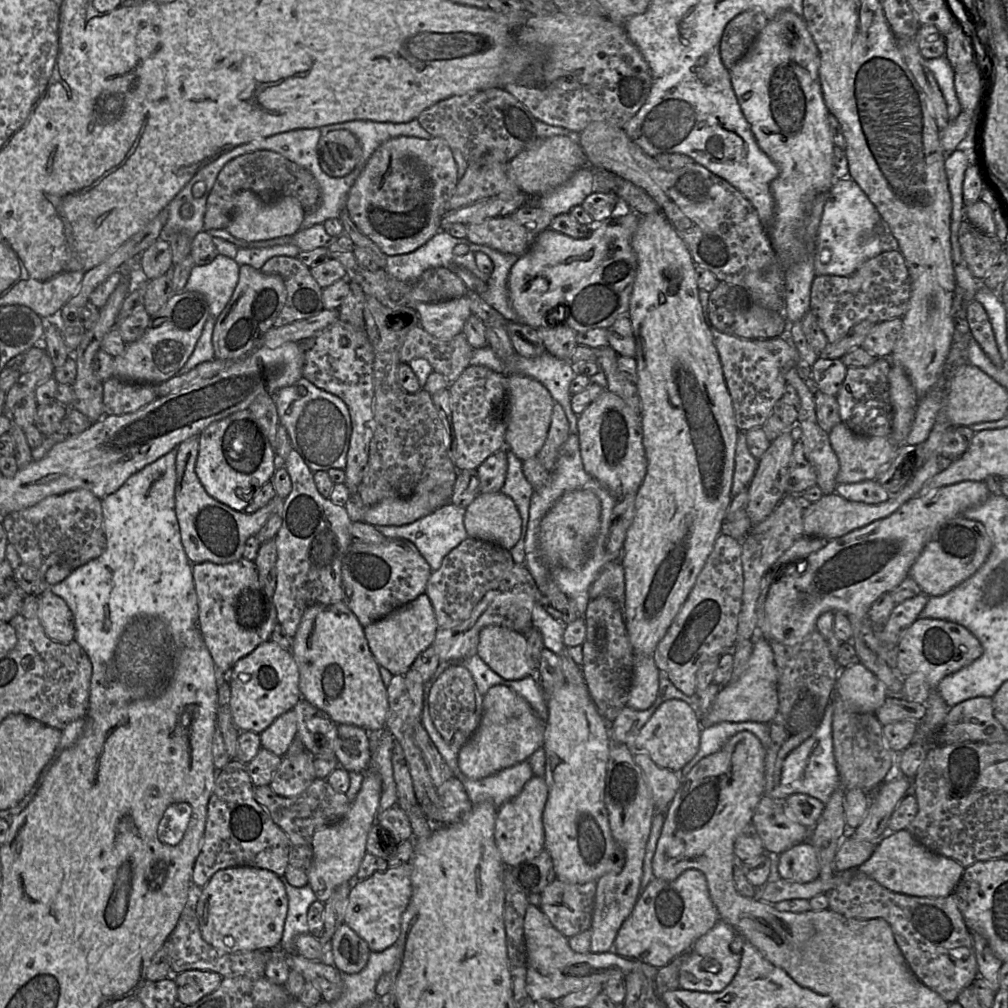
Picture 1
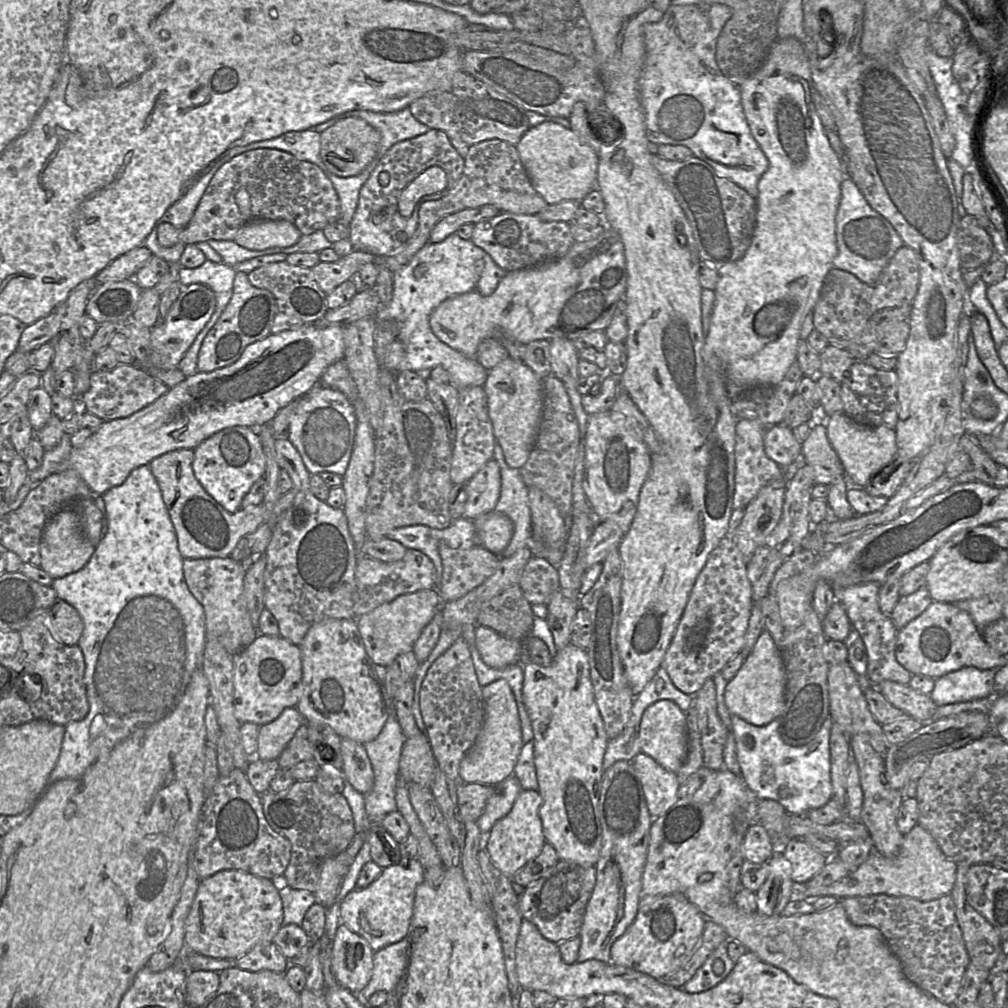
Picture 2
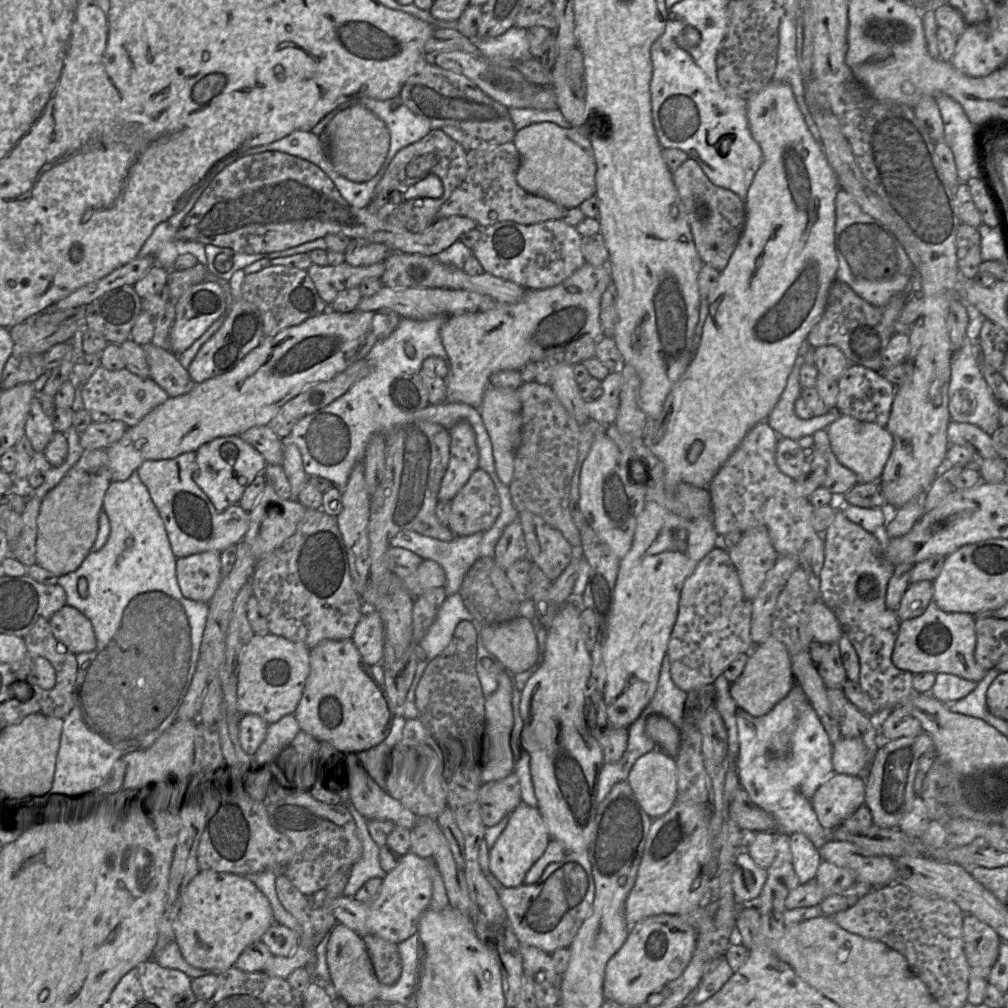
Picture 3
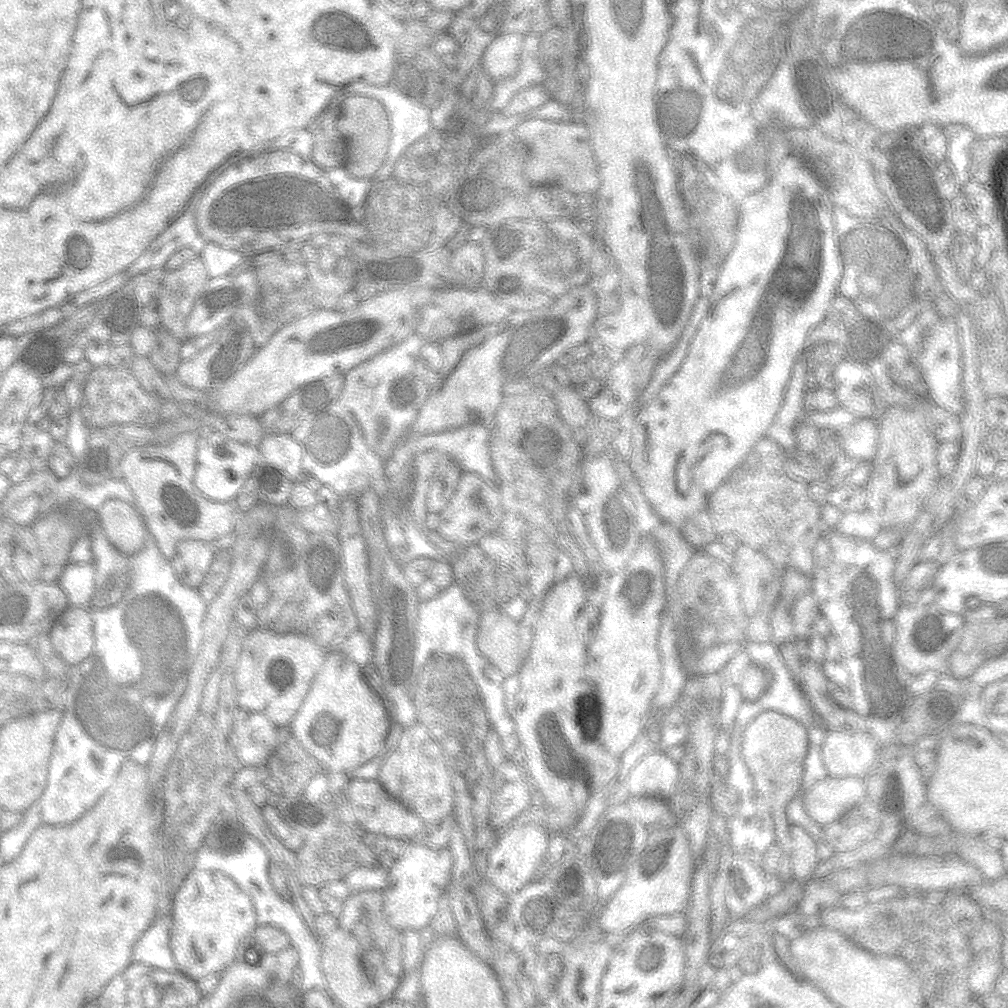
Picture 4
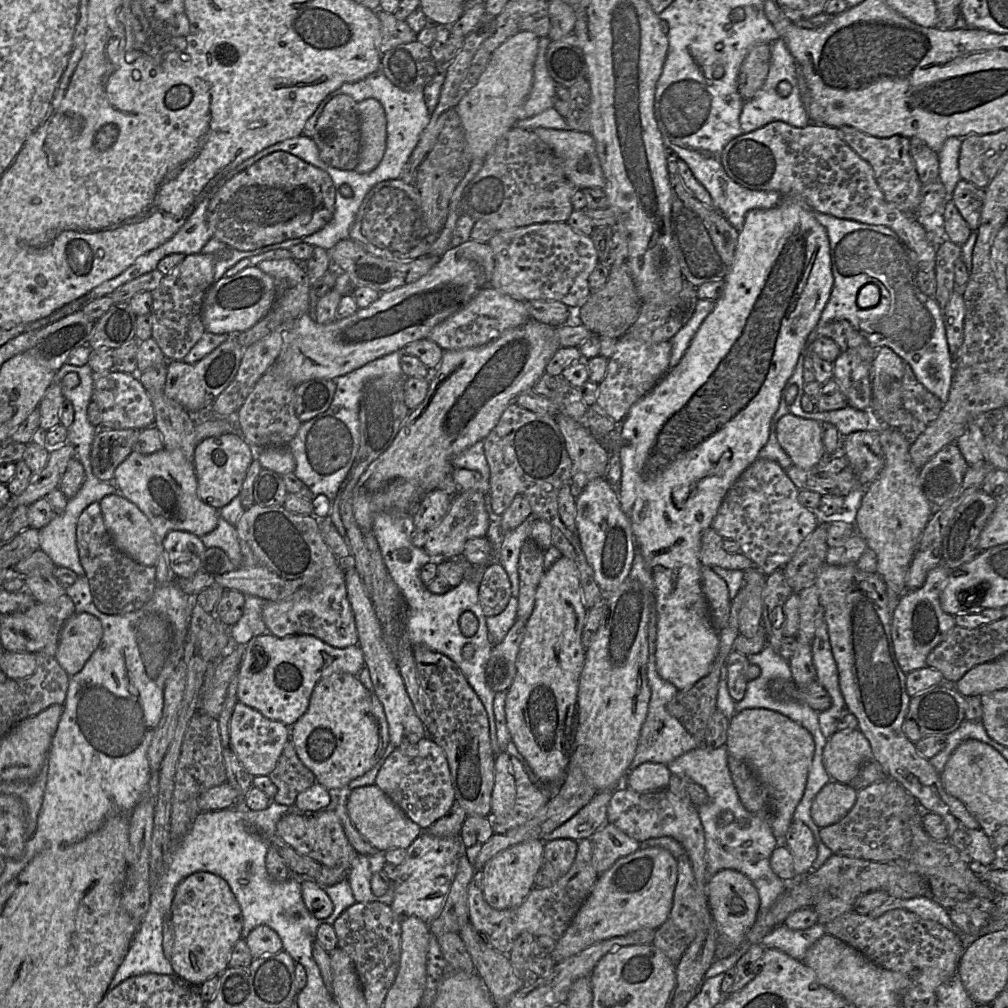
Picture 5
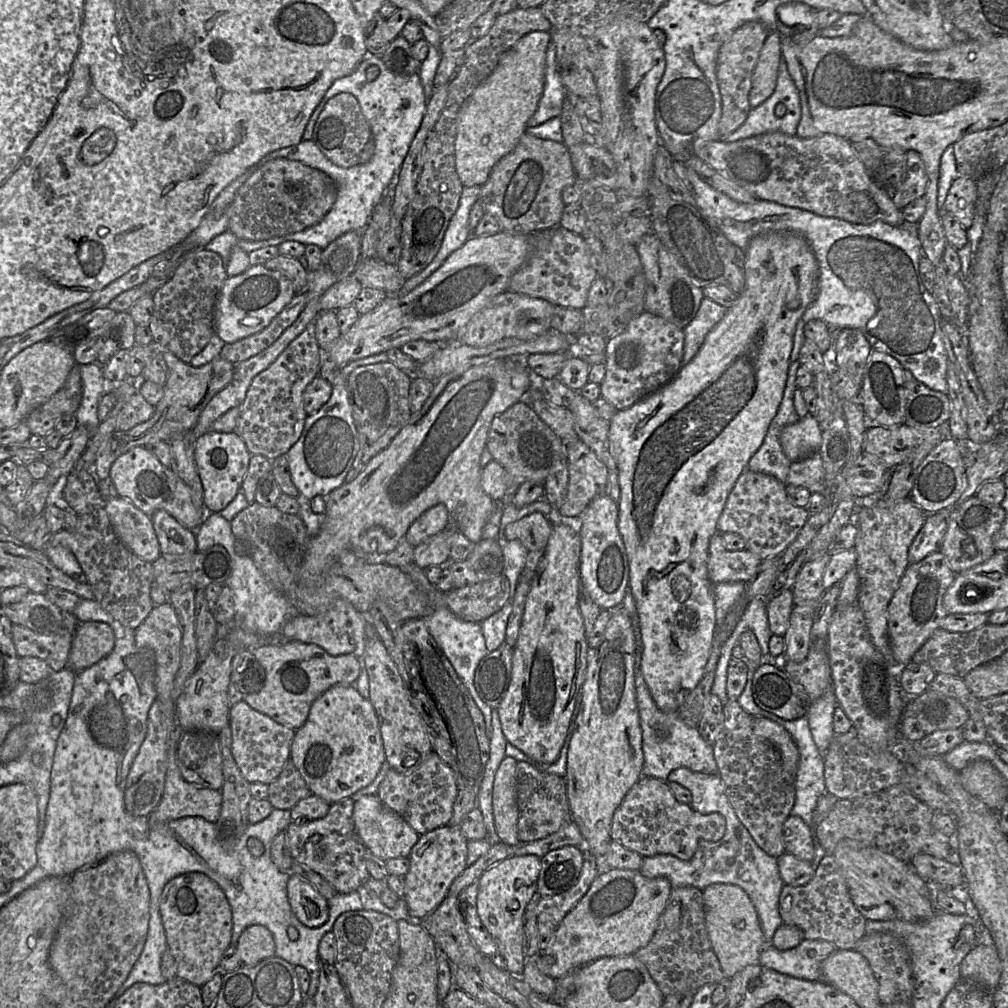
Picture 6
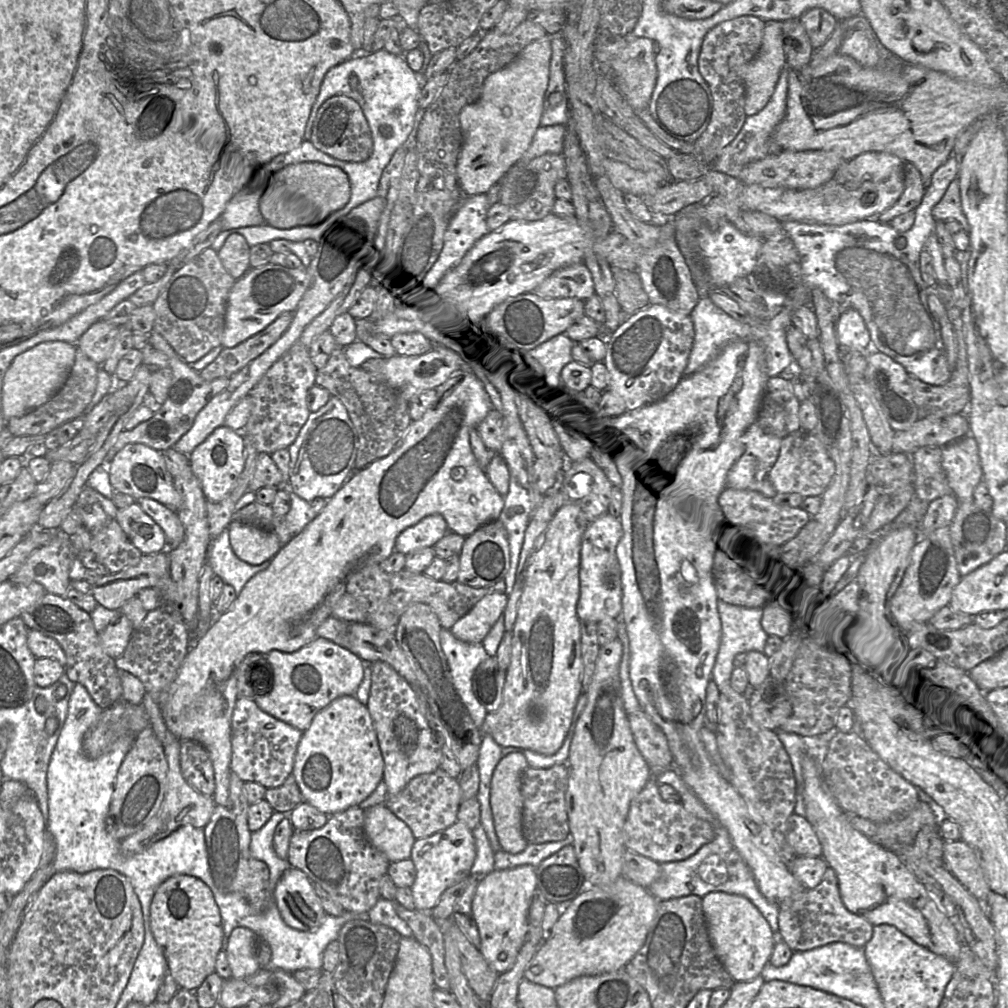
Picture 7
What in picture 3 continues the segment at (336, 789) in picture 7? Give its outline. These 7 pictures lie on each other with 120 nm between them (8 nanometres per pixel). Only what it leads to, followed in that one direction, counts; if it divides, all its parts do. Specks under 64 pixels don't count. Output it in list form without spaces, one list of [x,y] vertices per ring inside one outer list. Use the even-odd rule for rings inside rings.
[[[351,638],[324,640],[310,650],[310,672],[295,717],[302,732],[317,743],[330,745],[346,761],[357,761],[377,749],[390,735],[394,721],[392,704],[384,685],[377,681]]]

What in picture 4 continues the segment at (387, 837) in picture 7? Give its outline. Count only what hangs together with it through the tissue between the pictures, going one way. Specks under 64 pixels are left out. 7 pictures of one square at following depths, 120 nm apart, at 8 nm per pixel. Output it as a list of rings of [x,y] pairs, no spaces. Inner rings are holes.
[[[351,779],[349,796],[355,817],[366,832],[412,840],[424,827],[424,821],[394,799],[378,780]]]

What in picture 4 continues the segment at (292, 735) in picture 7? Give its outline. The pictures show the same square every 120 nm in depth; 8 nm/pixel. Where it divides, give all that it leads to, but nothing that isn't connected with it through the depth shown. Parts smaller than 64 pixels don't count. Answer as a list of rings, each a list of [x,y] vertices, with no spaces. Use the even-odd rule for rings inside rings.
[[[237,707],[232,746],[242,767],[267,767],[278,747],[278,727],[263,714]]]

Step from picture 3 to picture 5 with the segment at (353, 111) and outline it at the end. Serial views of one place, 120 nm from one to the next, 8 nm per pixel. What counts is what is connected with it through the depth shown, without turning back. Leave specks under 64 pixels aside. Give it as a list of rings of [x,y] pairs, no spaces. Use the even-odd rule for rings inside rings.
[[[367,98],[356,103],[360,120],[361,149],[356,168],[365,174],[375,169],[381,162],[386,149],[387,120],[381,103]]]

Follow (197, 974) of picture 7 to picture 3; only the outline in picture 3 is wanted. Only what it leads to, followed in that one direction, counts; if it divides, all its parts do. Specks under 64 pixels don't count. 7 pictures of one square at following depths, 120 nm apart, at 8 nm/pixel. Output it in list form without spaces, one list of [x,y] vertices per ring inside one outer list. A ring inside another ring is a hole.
[[[200,870],[184,891],[182,906],[173,923],[173,929],[175,941],[188,964],[201,970],[220,974],[235,966],[241,953],[250,944],[261,940],[263,934],[274,923],[269,900],[248,877],[212,870]]]

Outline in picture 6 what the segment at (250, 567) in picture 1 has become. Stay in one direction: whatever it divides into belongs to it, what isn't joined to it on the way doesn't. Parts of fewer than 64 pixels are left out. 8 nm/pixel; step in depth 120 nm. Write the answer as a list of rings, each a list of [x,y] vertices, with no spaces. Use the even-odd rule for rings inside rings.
[[[164,510],[156,511],[151,518],[160,544],[160,555],[184,555],[197,551],[195,531],[184,527]]]

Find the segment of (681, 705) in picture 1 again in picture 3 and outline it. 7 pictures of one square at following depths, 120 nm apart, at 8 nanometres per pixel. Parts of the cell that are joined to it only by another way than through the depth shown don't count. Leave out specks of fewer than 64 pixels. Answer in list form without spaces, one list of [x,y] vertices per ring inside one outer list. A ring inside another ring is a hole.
[[[652,714],[645,722],[647,736],[670,757],[676,759],[680,749],[680,729],[660,714]]]

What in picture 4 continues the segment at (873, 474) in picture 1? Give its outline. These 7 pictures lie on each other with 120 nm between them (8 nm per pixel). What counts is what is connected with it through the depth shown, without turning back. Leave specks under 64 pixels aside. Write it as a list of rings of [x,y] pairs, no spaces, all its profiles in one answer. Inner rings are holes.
[[[858,419],[839,431],[839,443],[848,456],[865,461],[874,459],[878,441],[877,420]]]

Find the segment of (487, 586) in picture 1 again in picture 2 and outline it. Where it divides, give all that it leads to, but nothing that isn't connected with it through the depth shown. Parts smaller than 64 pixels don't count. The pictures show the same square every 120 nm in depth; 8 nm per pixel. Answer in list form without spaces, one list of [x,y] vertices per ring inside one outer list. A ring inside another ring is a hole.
[[[446,543],[438,545],[443,573],[439,585],[435,586],[442,604],[457,600],[483,584],[493,575],[501,557],[483,545],[469,549],[452,549]]]

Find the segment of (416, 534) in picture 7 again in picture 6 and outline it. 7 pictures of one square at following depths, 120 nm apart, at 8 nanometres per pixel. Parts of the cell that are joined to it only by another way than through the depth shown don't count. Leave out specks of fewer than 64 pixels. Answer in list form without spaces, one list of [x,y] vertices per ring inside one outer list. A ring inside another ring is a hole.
[[[439,503],[426,510],[407,530],[404,539],[416,547],[450,525],[447,507]]]

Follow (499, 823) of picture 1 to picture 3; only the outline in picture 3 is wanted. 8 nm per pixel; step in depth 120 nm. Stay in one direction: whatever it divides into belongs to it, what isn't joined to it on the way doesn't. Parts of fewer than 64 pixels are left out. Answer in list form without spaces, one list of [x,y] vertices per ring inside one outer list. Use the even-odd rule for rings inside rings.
[[[520,803],[511,813],[507,826],[489,850],[491,873],[505,888],[518,887],[532,865],[542,856],[550,840],[549,832],[537,807]]]

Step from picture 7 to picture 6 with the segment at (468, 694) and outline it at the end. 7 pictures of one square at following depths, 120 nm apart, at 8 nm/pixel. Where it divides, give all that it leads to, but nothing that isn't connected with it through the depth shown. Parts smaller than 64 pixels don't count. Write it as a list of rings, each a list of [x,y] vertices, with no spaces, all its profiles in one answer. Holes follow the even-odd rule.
[[[415,563],[399,567],[402,568],[416,583],[416,585],[424,592],[426,592],[430,598],[431,603],[435,606],[433,612],[425,618],[427,628],[435,641],[442,648],[445,655],[453,665],[456,673],[461,678],[473,700],[482,711],[486,724],[486,735],[488,739],[492,737],[492,711],[493,708],[487,705],[478,695],[474,686],[475,670],[479,662],[484,658],[489,651],[487,650],[485,638],[482,633],[482,626],[479,622],[465,621],[457,617],[449,608],[444,605],[443,592],[436,589],[435,585],[430,583],[425,574],[425,569],[420,568]]]

